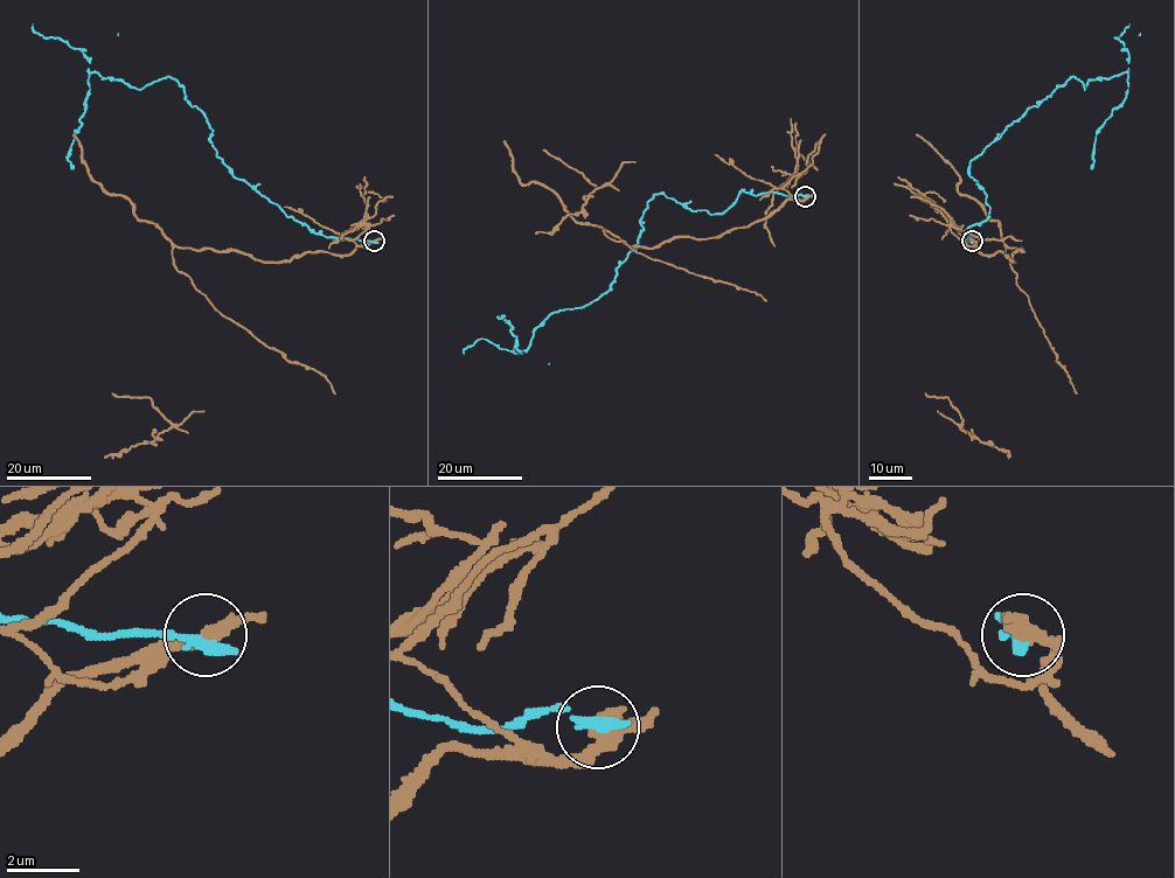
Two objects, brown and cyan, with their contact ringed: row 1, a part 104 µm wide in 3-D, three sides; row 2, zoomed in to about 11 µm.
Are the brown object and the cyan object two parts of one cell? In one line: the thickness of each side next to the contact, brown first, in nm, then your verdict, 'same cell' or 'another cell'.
360 nm thick on the brown side, 360 nm on the other; another cell

